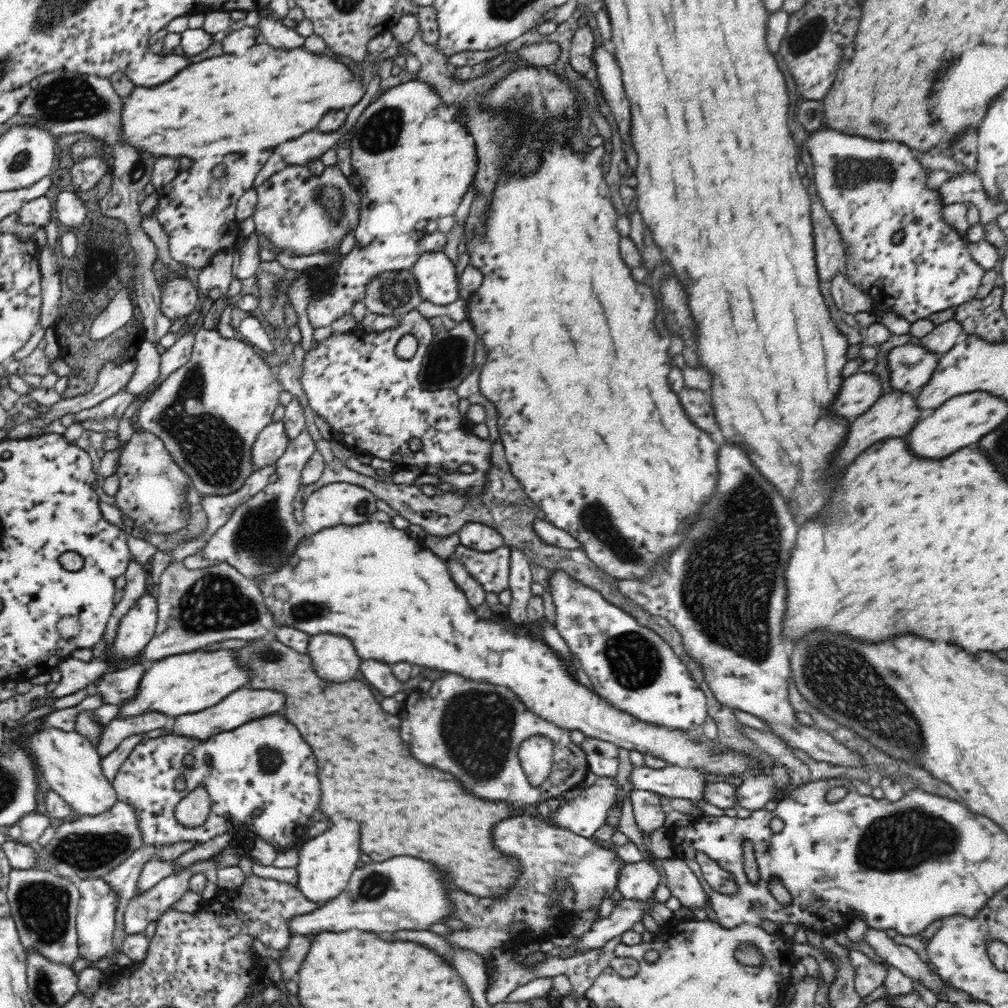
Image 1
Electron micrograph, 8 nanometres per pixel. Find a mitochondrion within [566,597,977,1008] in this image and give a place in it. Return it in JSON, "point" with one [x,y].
{"point":[848,684]}

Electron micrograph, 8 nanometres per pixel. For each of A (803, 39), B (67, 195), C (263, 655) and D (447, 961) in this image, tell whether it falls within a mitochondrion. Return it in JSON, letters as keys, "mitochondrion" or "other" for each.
{"A":"mitochondrion","B":"other","C":"mitochondrion","D":"other"}

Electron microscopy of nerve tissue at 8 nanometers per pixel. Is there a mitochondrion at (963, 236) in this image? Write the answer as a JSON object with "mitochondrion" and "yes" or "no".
{"mitochondrion":"no"}

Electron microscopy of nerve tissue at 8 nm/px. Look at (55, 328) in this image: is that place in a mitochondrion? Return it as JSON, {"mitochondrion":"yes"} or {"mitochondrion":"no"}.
{"mitochondrion":"no"}

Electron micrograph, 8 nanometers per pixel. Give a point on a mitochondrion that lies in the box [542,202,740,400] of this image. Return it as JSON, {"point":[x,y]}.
{"point":[674,299]}

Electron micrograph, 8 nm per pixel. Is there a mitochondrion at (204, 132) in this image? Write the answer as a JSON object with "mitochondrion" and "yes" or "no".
{"mitochondrion":"no"}

